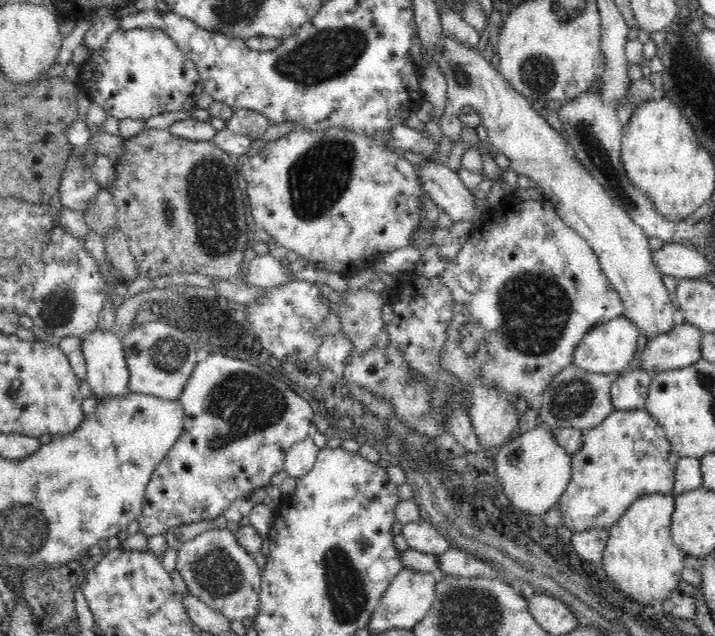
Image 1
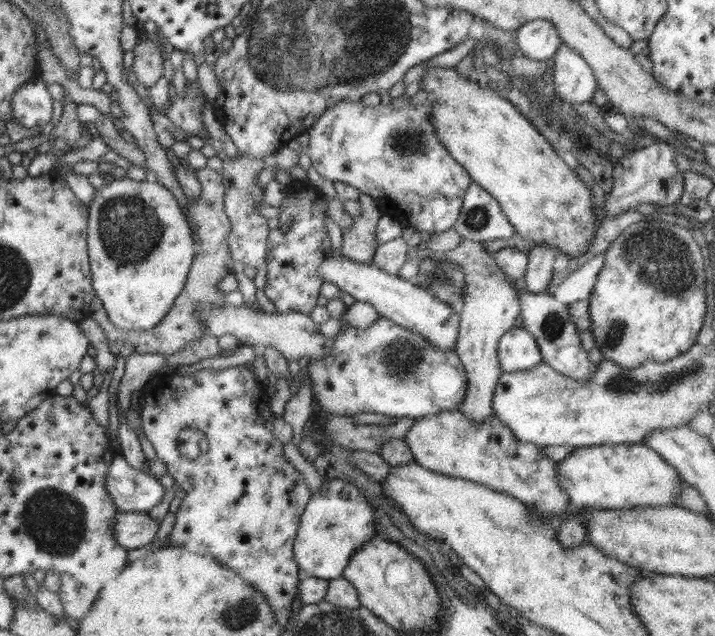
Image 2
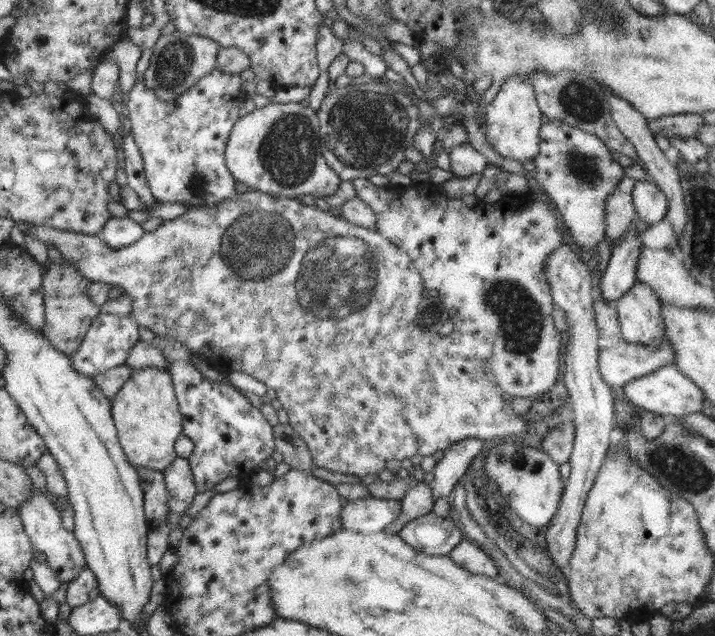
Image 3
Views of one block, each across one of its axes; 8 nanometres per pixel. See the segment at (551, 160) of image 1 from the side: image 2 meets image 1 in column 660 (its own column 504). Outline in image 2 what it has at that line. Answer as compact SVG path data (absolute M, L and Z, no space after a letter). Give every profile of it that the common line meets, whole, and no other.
M463 239L456 248L446 252L433 252L429 248L421 248L419 244L410 246L410 249L412 250L410 254L416 256L419 261L432 258L447 260L464 268L465 292L460 296L462 312L459 315L455 353L465 368L468 392L466 392L464 404L458 406L458 411L468 419L482 423L493 414L494 390L503 373L498 360L498 341L503 334L519 324L521 308L518 288L511 283L514 279L510 279L501 268L498 268L493 259L494 252L488 252L483 242Z

